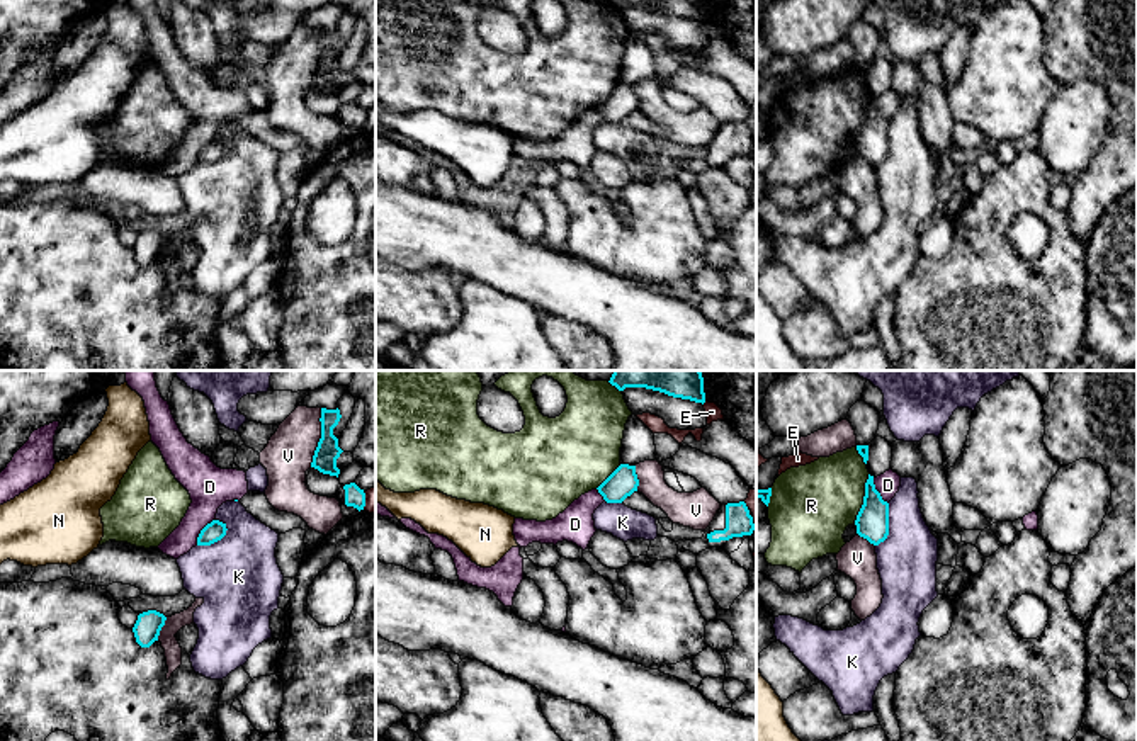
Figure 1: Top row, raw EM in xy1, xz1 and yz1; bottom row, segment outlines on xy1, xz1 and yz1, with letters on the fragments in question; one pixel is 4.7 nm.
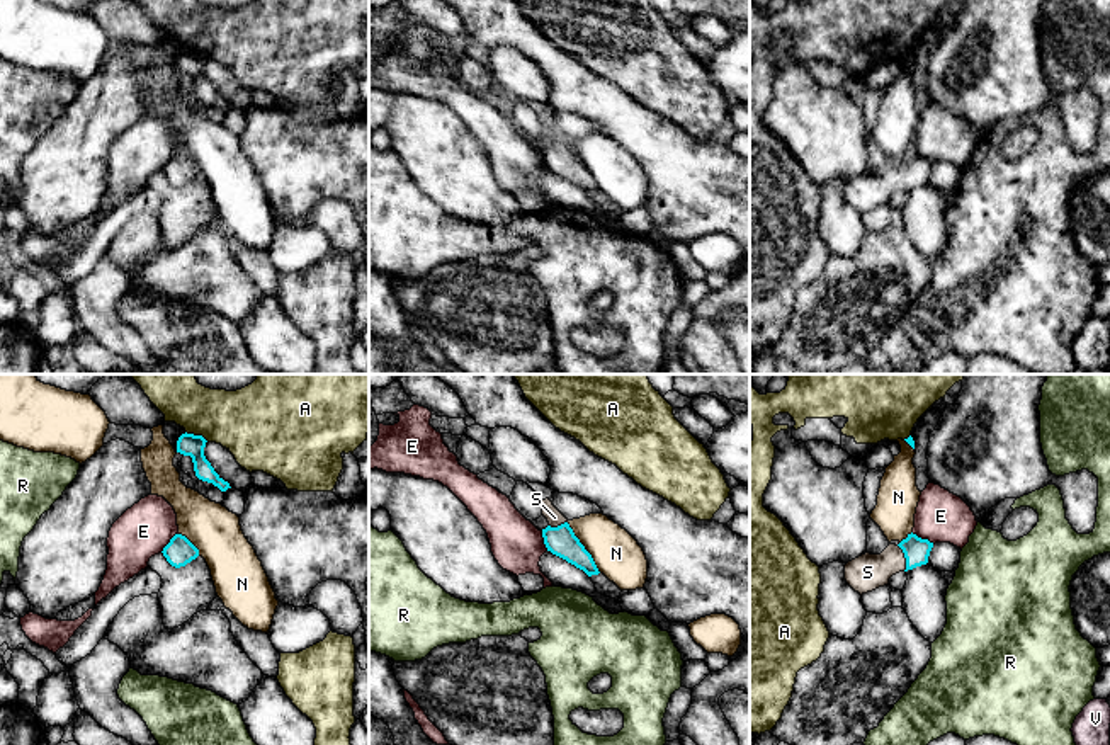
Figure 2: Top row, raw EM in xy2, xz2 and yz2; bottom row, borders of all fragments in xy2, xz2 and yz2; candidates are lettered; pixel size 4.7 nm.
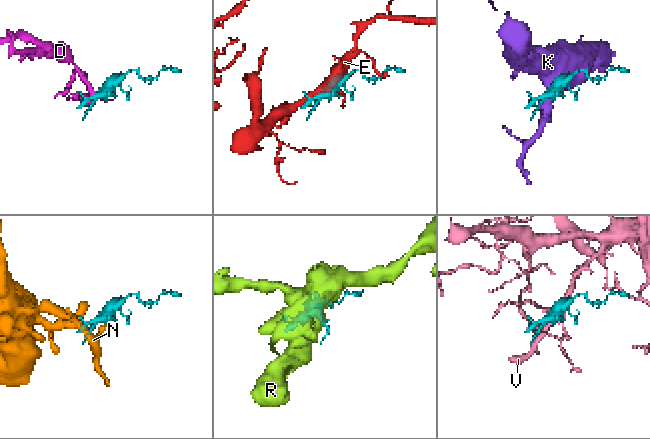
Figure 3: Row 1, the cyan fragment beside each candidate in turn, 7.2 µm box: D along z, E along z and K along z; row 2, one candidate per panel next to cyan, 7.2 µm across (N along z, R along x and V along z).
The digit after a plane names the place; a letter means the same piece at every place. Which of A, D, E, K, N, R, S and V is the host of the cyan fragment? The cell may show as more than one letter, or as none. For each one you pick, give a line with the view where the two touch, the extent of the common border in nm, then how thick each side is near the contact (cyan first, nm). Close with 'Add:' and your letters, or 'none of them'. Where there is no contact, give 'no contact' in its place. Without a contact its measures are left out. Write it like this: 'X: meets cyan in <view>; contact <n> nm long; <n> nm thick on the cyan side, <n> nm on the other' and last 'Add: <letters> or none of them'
S: meets cyan in yz2; contact 130 nm long; 120 nm thick on the cyan side, 170 nm on the other
Add: S

